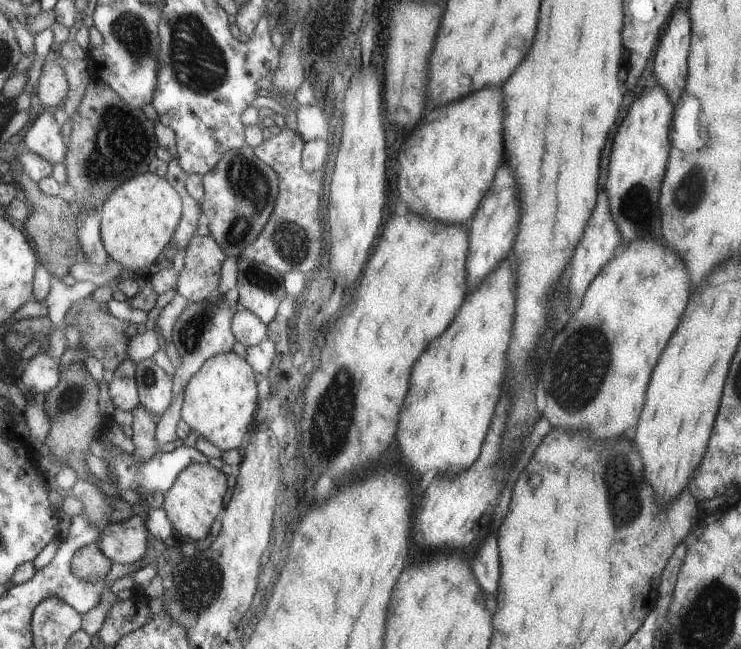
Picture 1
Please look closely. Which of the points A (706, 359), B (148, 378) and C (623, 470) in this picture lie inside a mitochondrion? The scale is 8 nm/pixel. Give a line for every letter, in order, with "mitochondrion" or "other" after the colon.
A: other
B: mitochondrion
C: mitochondrion

